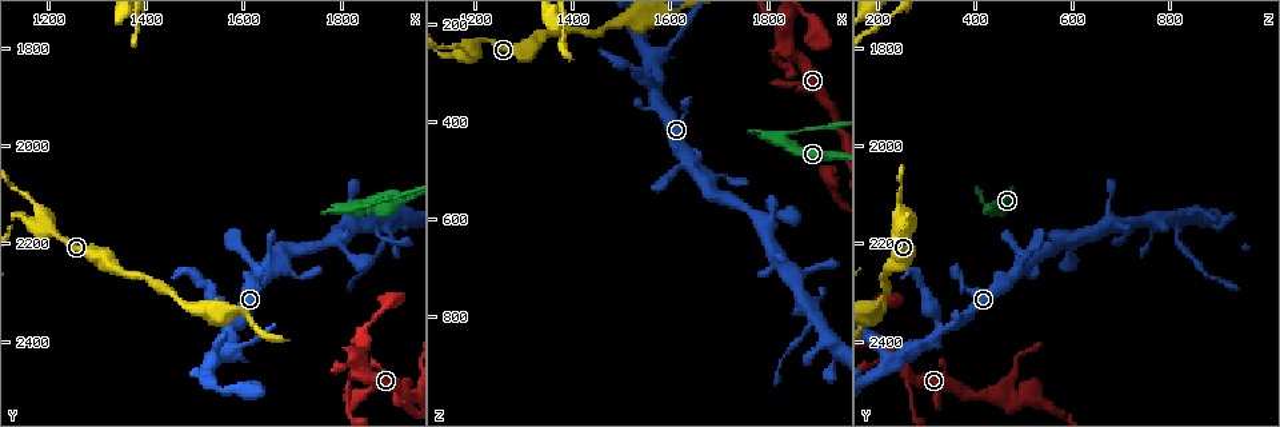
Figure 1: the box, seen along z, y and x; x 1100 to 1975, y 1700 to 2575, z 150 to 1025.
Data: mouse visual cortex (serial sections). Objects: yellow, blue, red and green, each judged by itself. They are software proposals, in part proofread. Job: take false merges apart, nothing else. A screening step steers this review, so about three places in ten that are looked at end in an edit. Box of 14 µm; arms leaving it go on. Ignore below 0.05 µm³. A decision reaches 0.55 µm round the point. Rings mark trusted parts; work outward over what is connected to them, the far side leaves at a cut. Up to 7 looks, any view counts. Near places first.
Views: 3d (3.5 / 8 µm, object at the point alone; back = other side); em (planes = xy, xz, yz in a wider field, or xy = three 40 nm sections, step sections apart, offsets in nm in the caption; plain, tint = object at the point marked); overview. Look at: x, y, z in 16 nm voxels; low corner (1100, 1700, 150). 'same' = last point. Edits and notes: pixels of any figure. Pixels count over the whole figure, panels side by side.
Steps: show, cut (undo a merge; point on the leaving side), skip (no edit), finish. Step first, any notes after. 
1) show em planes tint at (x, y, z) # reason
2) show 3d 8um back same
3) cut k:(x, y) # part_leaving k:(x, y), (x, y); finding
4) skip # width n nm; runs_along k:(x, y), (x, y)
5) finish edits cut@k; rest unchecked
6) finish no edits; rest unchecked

show 3d 3.5um at (1830, 2130, 440) # sharp bend

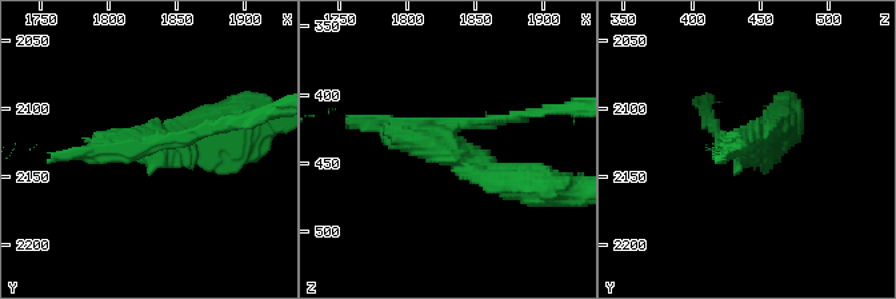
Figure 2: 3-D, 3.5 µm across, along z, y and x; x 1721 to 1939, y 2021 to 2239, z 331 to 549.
show em xy step 5 tint at (1832, 2128, 436)

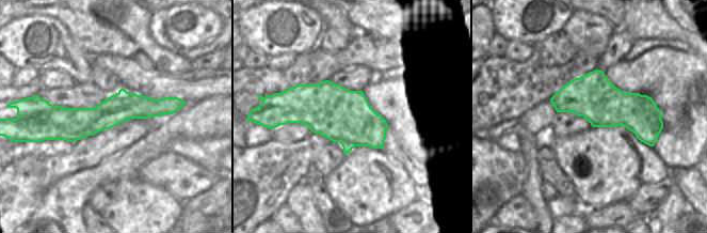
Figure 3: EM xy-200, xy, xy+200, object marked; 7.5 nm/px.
show em xy step 1 tint same # another direction

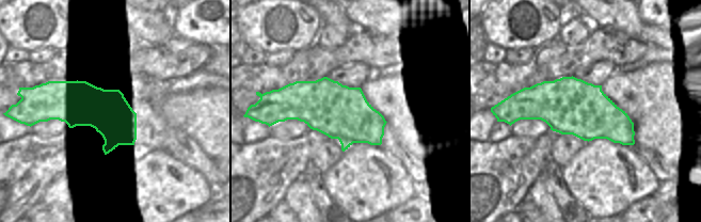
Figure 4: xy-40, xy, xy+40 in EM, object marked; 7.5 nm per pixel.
cut 2:(503, 119) # width 400 nm; part_leaving 2:(452, 127), (575, 110); a second cell is stuck on

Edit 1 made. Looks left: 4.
show 3d 3.5um at (1845, 2465, 260) # narrows sharply

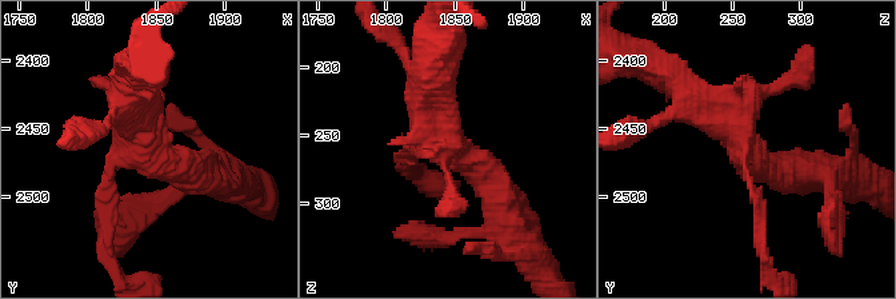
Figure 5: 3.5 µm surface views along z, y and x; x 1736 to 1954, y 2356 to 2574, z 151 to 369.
show em xy step 1 plain at (1844, 2460, 256) # need the tissue

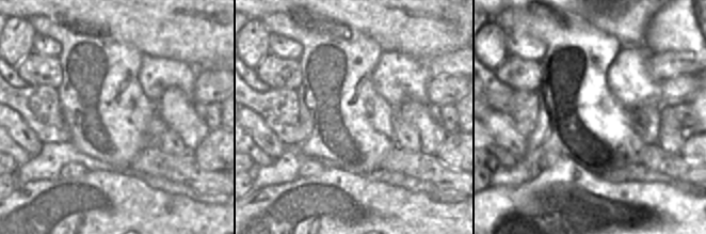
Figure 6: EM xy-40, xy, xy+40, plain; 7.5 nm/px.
show em xy step 1 tint same

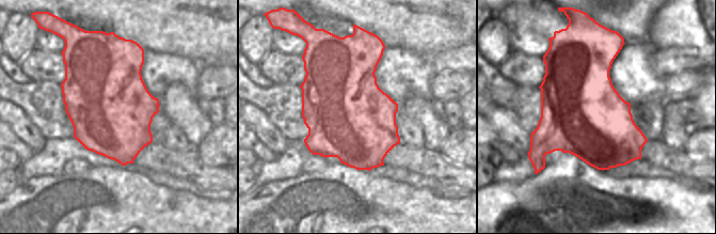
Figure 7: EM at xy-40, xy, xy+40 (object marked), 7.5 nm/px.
skip # width 650 nm; runs_along 5:(799, 171), (762, 167), (683, 90); all the same cell

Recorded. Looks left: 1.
finish edits cut@2; rest unchecked

